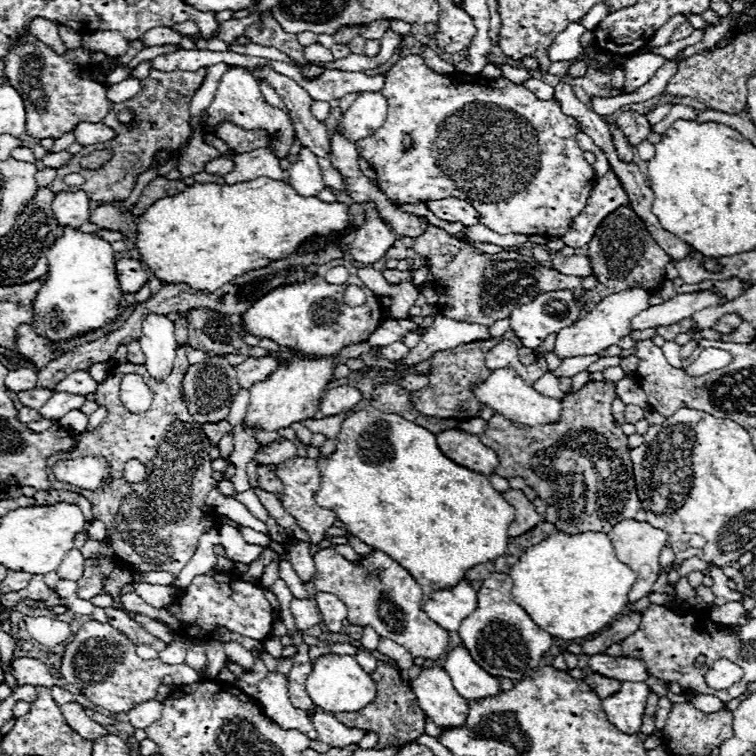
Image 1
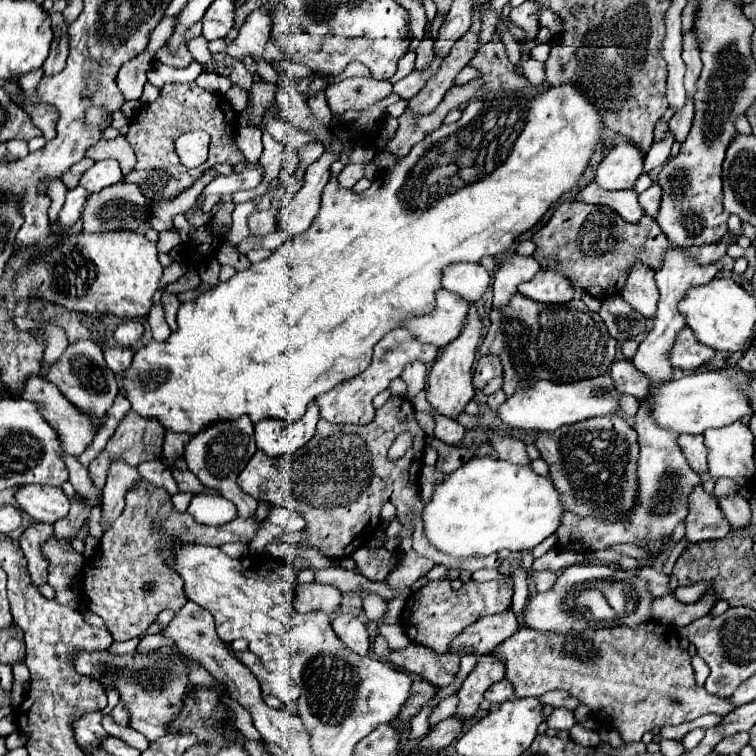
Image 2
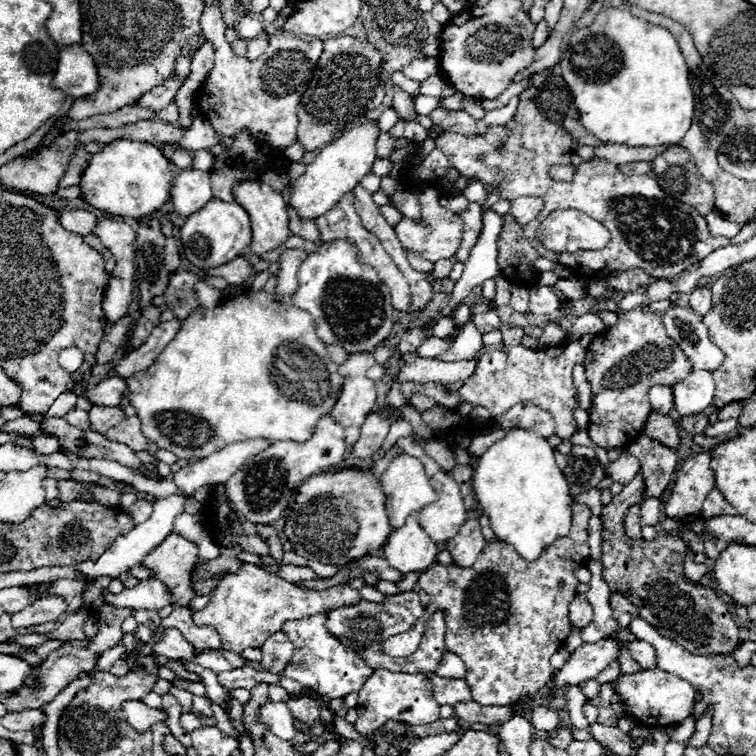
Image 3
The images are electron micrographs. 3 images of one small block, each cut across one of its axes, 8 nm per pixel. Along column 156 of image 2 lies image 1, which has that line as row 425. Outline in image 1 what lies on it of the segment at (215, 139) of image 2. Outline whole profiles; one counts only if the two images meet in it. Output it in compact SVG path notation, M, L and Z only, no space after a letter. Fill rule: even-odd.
M186 318L176 320L176 336L180 342L174 368L168 378L150 378L144 364L118 364L110 376L98 384L96 402L108 410L102 424L92 432L80 432L74 450L62 452L68 456L104 456L112 464L112 484L104 490L80 490L80 494L90 500L94 520L106 522L106 536L112 542L116 560L122 560L132 572L156 572L166 570L178 574L196 550L198 538L214 528L216 512L206 504L206 494L214 488L212 466L210 466L210 440L202 430L202 424L194 422L190 416L184 396L182 378L188 370L186 346L188 346L188 322ZM126 374L140 374L154 396L152 406L144 414L134 414L126 410L118 398L120 380ZM128 460L140 460L146 466L146 476L142 482L128 484L124 480L124 464ZM144 522L144 524L136 524ZM158 538L158 540L156 540ZM148 554L148 556L142 556Z

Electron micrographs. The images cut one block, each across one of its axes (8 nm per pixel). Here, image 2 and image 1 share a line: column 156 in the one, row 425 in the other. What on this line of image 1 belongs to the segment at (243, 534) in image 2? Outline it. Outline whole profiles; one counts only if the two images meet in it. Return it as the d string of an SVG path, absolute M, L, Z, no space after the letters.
M588 382L582 390L568 394L564 398L562 422L558 424L540 424L540 426L524 426L518 422L508 420L502 414L494 414L488 420L484 434L480 434L486 446L494 448L500 458L500 466L496 474L504 478L522 476L524 482L536 490L536 494L548 504L544 518L556 526L556 530L578 534L578 532L604 532L608 534L620 520L630 520L640 510L640 500L636 494L634 474L632 474L632 460L630 450L626 446L628 436L622 432L620 426L612 420L612 400L614 400L614 386L612 382Z

